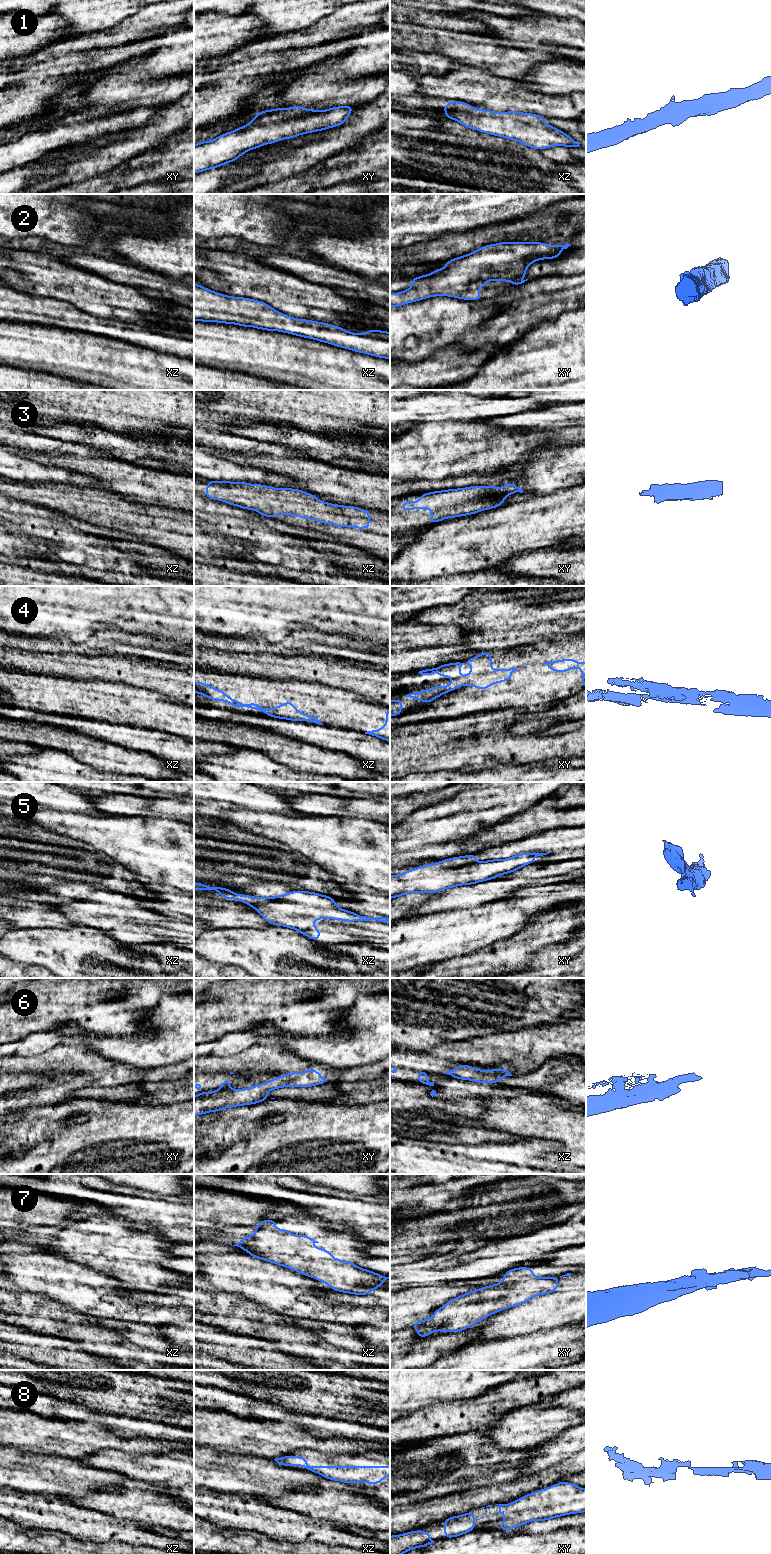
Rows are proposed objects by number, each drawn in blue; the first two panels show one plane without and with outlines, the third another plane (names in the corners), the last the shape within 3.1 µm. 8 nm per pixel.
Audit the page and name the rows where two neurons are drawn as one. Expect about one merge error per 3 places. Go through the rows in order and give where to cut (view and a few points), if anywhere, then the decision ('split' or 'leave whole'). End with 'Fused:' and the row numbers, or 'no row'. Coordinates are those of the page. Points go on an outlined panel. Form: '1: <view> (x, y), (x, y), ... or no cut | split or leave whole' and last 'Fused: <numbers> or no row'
1: no cut | leave whole
2: no cut | leave whole
3: no cut | leave whole
4: xz (263, 711), (270, 710), (285, 718) | split
5: xy (473, 861), (467, 864), (439, 865), (436, 863) | split
6: no cut | leave whole
7: no cut | leave whole
8: no cut | leave whole
Fused: 4, 5

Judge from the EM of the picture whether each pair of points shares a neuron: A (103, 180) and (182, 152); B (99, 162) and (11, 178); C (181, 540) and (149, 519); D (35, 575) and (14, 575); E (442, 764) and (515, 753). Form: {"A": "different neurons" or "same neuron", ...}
{"A": "same neuron", "B": "different neurons", "C": "same neuron", "D": "same neuron", "E": "same neuron"}

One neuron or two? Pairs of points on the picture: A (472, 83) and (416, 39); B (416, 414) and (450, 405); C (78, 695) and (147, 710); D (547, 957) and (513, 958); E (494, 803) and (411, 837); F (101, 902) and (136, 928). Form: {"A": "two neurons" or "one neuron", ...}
{"A": "two neurons", "B": "one neuron", "C": "one neuron", "D": "two neurons", "E": "one neuron", "F": "one neuron"}

